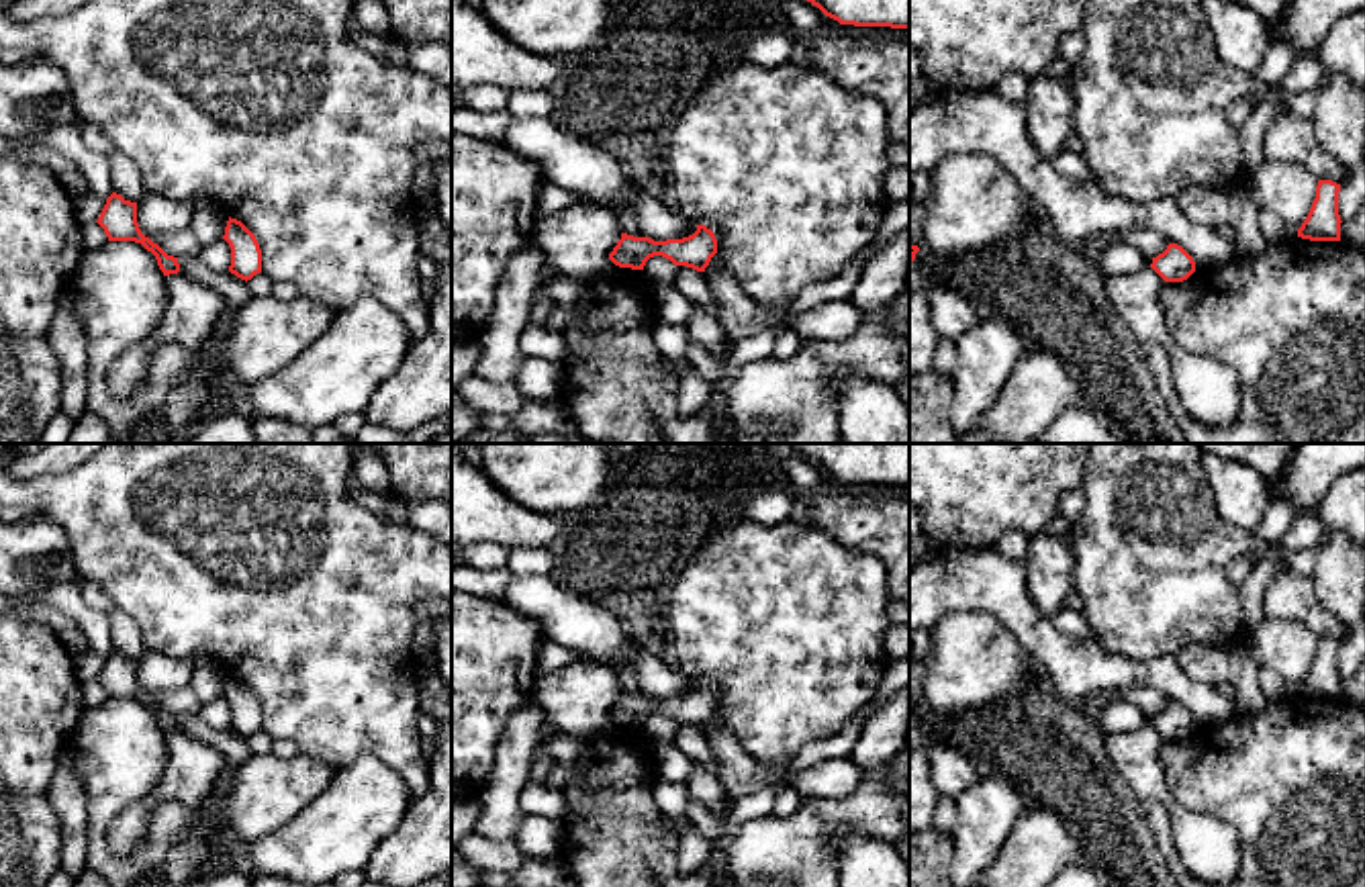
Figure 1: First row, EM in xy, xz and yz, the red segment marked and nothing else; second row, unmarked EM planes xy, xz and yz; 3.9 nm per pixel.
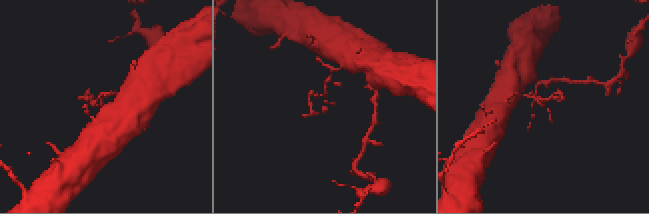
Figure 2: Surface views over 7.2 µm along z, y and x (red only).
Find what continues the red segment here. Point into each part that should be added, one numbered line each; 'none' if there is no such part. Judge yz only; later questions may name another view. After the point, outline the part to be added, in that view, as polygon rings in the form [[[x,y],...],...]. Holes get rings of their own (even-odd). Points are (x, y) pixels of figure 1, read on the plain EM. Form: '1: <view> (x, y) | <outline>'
none

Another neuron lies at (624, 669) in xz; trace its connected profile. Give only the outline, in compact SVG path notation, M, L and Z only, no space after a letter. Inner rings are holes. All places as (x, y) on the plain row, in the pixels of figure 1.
M621 656L621 658L595 658L595 660L609 664L617 672L617 679L619 679L619 685L621 685L623 691L633 693L633 695L644 695L638 687L633 666L631 666L627 656Z

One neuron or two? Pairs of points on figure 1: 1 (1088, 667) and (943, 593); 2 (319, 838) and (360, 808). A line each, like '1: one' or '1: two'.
1: one
2: one

